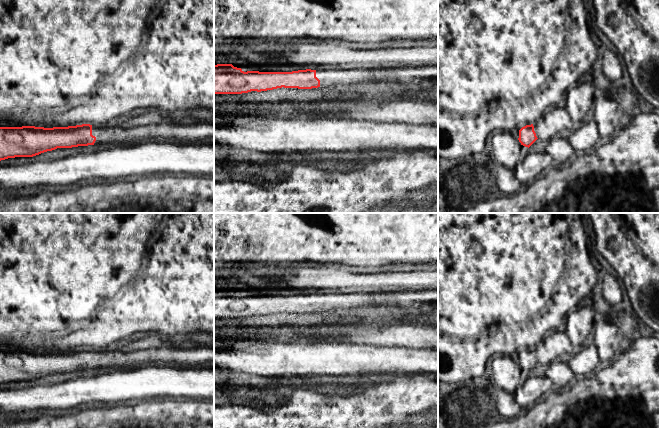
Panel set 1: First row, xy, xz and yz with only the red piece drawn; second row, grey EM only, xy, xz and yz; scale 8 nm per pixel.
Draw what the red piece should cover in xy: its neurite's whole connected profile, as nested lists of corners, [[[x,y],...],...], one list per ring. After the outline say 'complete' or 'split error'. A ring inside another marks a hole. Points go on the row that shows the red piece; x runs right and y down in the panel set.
[[[198,122],[194,125],[166,123],[130,129],[90,124],[53,128],[0,127],[0,161],[15,157],[33,157],[57,148],[95,145],[104,149],[107,144],[117,145],[156,137],[205,143],[214,138],[214,122]]]; split error

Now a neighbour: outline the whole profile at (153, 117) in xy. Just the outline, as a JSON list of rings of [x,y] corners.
[[[149,110],[147,113],[130,119],[121,125],[122,128],[130,129],[137,126],[160,125],[166,123],[175,123],[183,125],[194,125],[198,121],[190,114],[166,115],[157,110]]]

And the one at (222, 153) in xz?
[[[214,144],[214,161],[252,163],[264,169],[270,169],[271,167],[286,167],[290,163],[296,162],[295,159],[292,160],[288,156],[288,152],[286,151],[261,152],[219,144]]]

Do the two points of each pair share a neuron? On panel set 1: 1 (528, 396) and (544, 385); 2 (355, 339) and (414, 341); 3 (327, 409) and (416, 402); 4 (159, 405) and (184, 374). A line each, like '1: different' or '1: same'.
1: same
2: same
3: same
4: different

